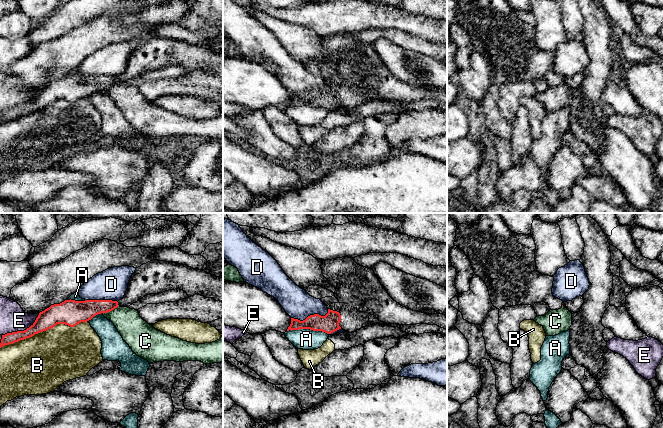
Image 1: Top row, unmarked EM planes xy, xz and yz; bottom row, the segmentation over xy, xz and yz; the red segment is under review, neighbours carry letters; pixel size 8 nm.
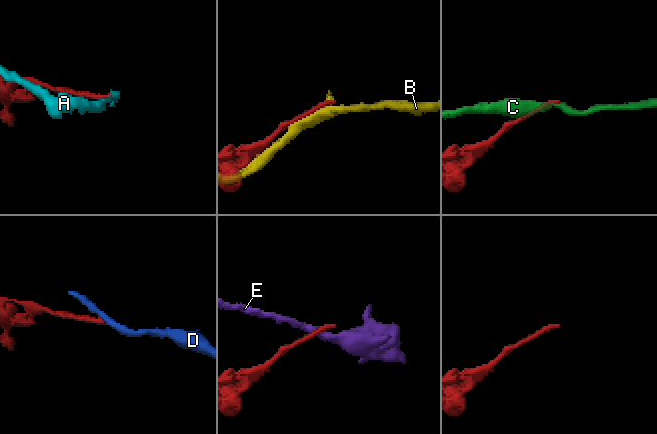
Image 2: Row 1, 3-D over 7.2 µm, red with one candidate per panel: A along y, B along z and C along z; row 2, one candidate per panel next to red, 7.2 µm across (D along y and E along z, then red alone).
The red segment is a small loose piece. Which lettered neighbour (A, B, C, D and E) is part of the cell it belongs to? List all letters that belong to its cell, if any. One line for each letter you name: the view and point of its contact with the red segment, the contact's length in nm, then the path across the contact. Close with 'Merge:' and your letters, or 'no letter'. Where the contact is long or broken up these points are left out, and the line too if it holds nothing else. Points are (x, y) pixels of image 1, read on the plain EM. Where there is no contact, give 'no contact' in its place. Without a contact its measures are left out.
Merge: no letter

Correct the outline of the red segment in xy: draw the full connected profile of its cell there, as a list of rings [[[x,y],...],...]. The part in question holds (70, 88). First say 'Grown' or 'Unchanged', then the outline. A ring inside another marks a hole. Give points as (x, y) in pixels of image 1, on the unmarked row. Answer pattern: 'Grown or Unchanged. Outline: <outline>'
Grown. Outline: [[[152,36],[136,44],[124,73],[118,78],[70,75],[51,81],[40,88],[35,98],[26,106],[2,111],[0,124],[30,114],[57,100],[74,103],[81,98],[91,96],[98,90],[110,88],[118,82],[129,83],[147,71],[175,65],[183,66],[189,73],[199,70],[223,79],[223,52],[216,53],[186,41]]]

